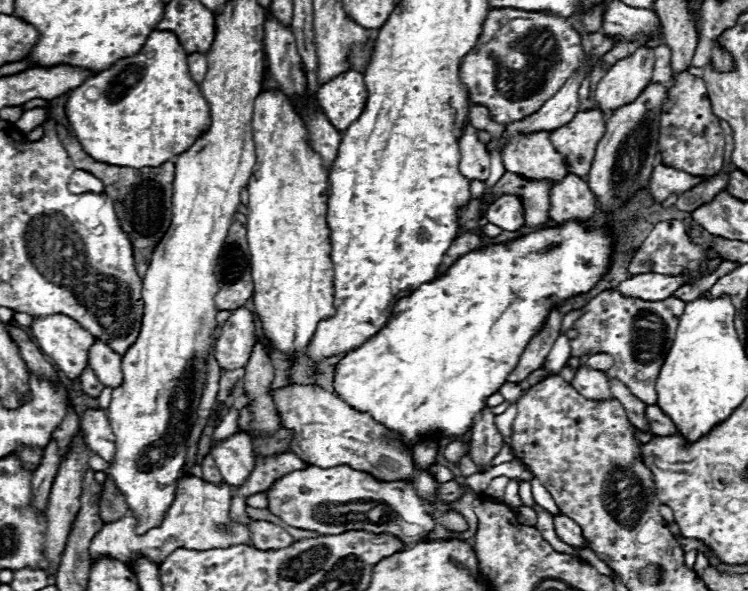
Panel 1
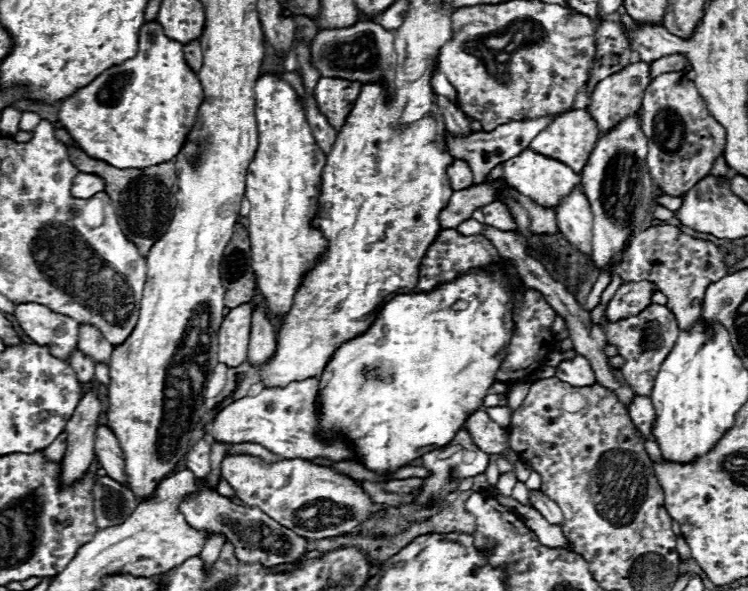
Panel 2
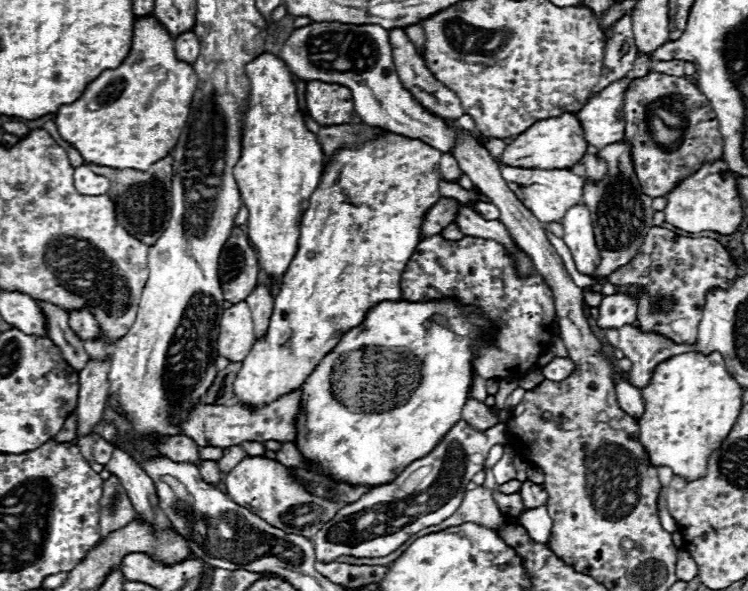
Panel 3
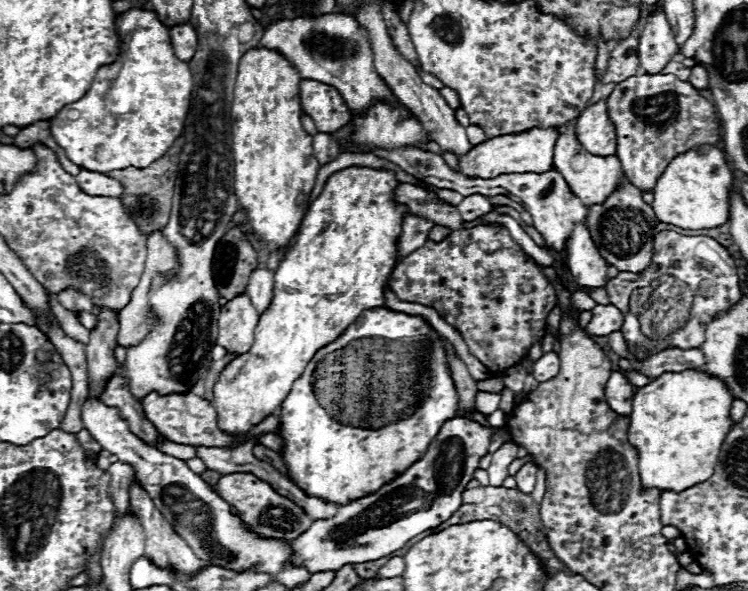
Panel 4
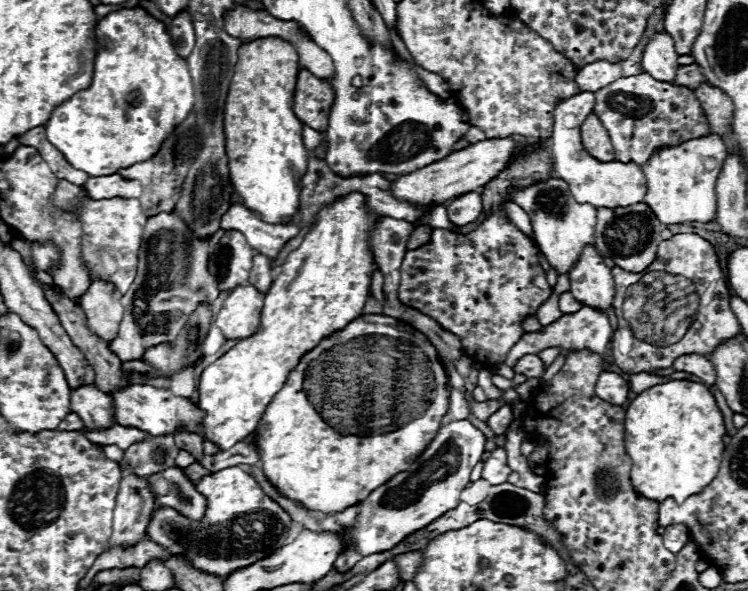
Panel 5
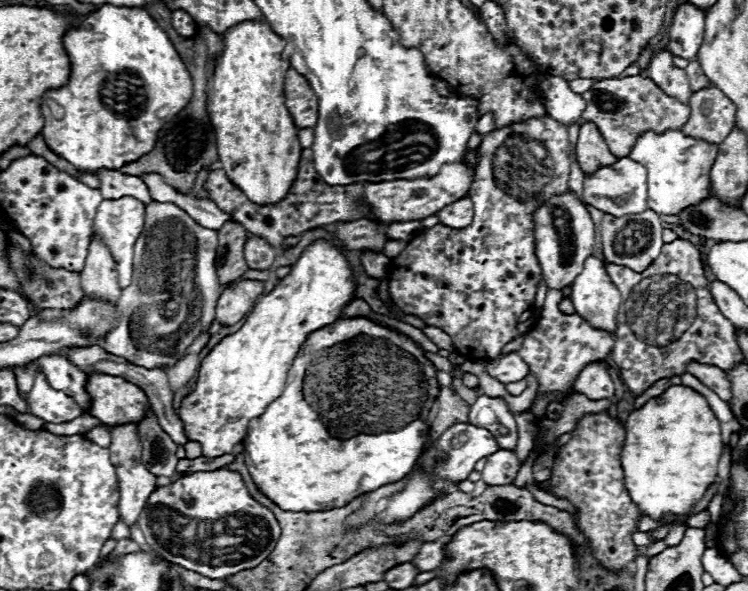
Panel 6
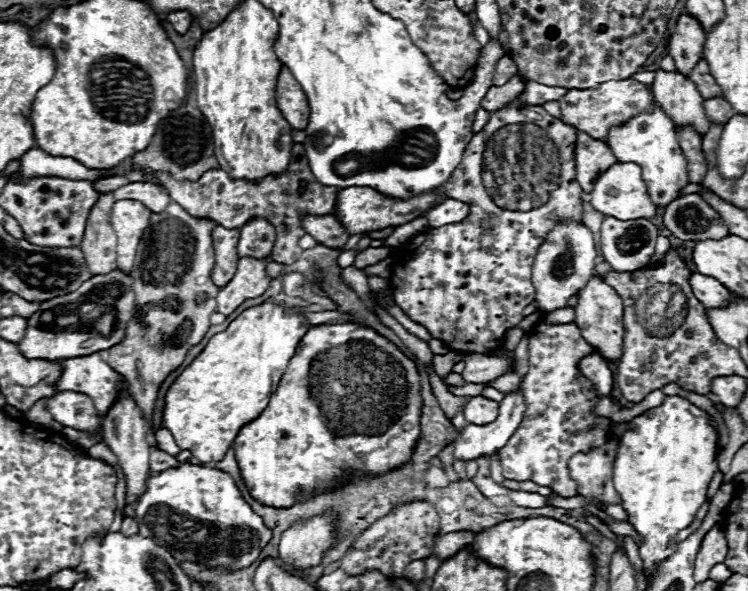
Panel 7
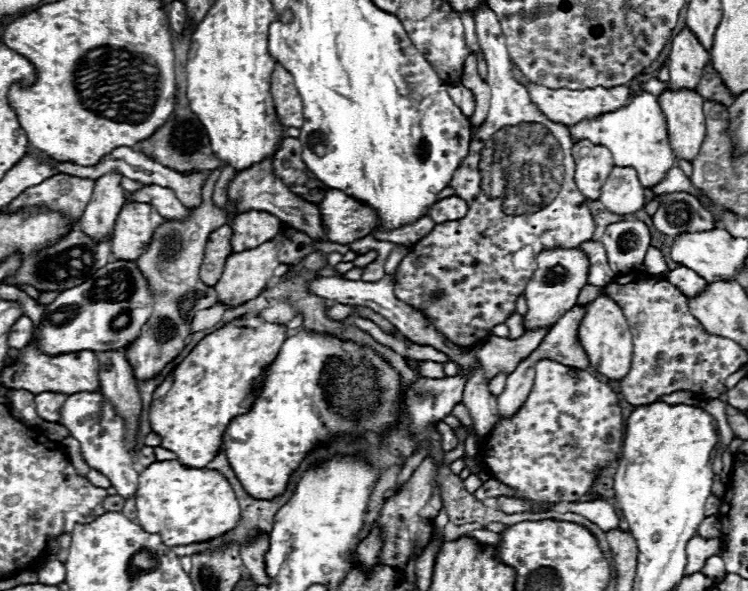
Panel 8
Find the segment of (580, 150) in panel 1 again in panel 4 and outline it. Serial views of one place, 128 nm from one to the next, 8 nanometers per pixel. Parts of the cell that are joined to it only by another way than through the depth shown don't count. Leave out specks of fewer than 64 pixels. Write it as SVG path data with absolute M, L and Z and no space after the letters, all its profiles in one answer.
M532 128L520 134L506 134L498 138L490 138L484 144L478 144L470 150L468 156L460 158L460 172L470 178L494 178L500 174L514 172L548 172L554 168L554 146L560 136L560 128Z

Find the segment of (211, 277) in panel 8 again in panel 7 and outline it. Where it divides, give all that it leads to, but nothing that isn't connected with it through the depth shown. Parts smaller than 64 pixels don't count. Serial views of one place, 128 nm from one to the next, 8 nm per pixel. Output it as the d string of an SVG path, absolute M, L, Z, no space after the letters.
M216 226L212 232L212 240L214 240L214 254L216 254L212 282L216 286L224 286L224 284L228 284L228 280L232 280L232 276L236 274L236 268L238 268L236 248L238 248L238 240L240 240L240 230Z

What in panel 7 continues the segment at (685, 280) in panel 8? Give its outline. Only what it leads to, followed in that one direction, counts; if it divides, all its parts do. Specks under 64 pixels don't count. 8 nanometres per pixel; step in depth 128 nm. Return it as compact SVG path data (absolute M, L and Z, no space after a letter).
M698 272L692 274L690 286L694 290L694 296L706 308L722 308L722 306L728 306L728 298L732 296L732 292L728 288L724 288L724 284L720 284L718 280L712 280L710 276L700 276Z

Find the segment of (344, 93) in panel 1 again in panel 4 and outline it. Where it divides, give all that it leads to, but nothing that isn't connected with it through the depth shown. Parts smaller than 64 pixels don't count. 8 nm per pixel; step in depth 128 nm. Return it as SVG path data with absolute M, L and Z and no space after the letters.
M300 80L300 104L302 110L314 120L318 132L332 134L352 118L342 94L336 88L316 80Z

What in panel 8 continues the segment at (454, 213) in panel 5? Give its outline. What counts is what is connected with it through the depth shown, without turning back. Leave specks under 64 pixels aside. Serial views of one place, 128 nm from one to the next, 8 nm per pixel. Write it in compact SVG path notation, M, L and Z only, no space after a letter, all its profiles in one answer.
M450 196L450 198L436 202L428 216L434 220L434 224L442 224L442 222L448 222L448 220L460 220L460 218L466 216L466 212L468 212L466 202L458 196Z

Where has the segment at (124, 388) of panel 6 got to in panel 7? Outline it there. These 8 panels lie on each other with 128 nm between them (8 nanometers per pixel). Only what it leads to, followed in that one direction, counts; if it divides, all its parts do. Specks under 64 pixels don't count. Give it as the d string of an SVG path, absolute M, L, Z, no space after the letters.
M96 352L88 356L78 356L64 360L64 372L58 382L56 392L74 390L82 392L86 396L92 396L96 404L96 412L100 418L104 418L118 398L118 392L122 388L130 388L122 374L118 374L114 368L110 368Z

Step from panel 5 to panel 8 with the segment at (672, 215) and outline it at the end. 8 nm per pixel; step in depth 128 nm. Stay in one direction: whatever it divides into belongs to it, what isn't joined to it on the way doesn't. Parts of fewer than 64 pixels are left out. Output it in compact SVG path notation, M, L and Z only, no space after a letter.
M636 94L630 98L626 108L616 112L608 112L596 120L584 120L576 126L570 126L570 134L574 140L590 140L594 144L602 144L610 150L616 166L632 166L638 172L640 184L644 188L656 186L666 178L666 172L674 166L676 156L668 140L668 126L664 112L652 94Z

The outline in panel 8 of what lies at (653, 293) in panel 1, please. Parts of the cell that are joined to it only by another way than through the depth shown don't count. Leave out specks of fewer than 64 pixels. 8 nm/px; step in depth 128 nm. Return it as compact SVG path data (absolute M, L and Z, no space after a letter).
M556 360L536 362L536 380L524 406L512 420L502 420L490 432L484 448L482 462L492 472L492 478L518 488L514 498L530 502L576 502L590 494L594 472L604 470L614 458L620 458L622 446L622 410L612 388L600 382L590 372L578 372Z

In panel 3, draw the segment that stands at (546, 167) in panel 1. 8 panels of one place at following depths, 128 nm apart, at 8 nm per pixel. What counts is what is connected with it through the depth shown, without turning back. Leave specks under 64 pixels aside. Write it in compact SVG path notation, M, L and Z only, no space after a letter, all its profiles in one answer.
M504 166L502 176L508 184L520 186L520 200L522 204L540 220L540 222L560 222L568 208L574 204L582 204L582 188L584 180L572 174L568 168L556 170L540 170L540 168L512 168Z

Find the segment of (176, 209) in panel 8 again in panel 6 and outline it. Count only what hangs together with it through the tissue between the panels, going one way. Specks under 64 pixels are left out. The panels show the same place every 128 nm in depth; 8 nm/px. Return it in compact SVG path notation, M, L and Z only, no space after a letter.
M102 170L100 178L100 194L104 200L118 200L122 196L132 196L144 204L152 202L148 186L138 176L128 176L116 170Z

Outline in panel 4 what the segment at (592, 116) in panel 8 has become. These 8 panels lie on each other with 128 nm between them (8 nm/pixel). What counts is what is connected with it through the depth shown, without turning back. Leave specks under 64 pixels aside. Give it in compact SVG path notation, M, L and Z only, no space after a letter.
M642 74L618 82L614 92L608 96L608 114L616 126L616 156L628 180L642 192L652 192L656 188L660 174L678 154L704 144L716 146L720 142L720 120L716 108L690 82L682 82L672 74Z

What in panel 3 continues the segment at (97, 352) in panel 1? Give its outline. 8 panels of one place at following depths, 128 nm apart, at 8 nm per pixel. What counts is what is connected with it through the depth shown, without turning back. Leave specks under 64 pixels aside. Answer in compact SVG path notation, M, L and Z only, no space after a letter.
M88 310L70 312L70 328L80 336L80 340L98 340L100 336L100 326Z

